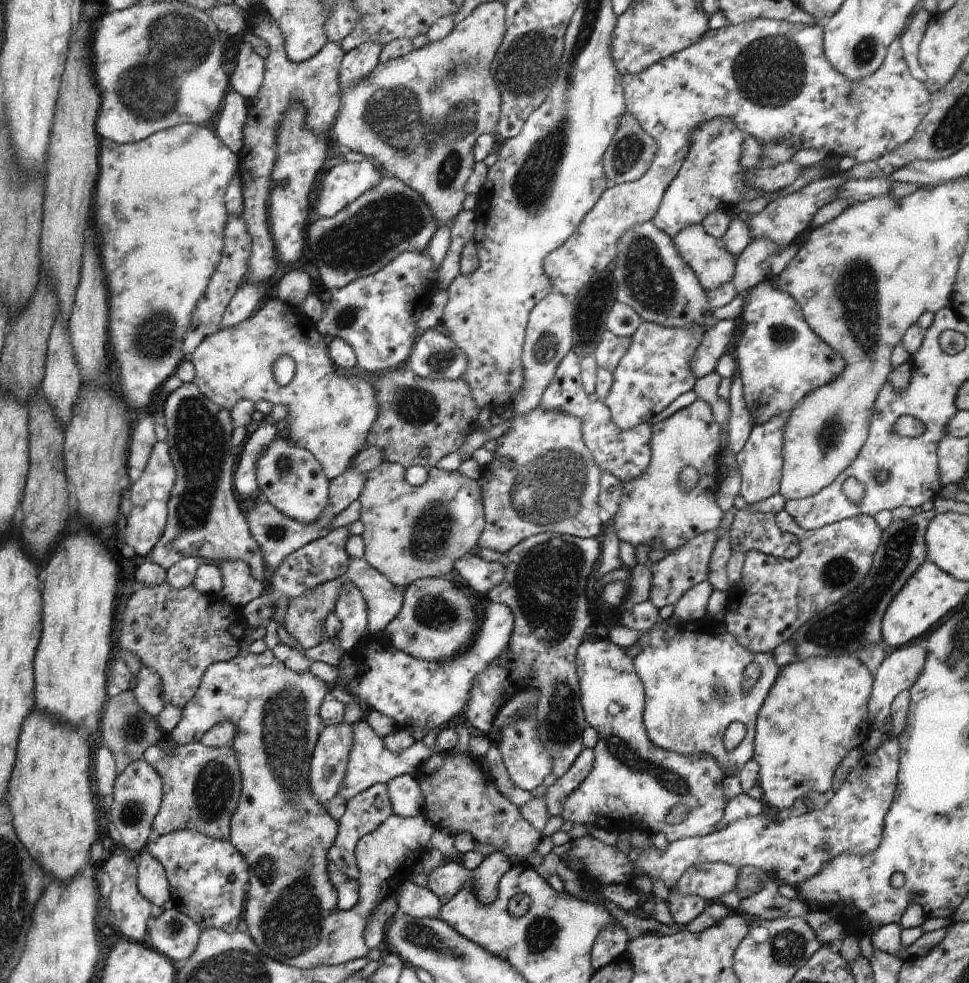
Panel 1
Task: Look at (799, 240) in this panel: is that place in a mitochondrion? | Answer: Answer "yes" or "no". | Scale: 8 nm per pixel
no

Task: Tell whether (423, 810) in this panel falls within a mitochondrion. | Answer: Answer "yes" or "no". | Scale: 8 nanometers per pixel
no

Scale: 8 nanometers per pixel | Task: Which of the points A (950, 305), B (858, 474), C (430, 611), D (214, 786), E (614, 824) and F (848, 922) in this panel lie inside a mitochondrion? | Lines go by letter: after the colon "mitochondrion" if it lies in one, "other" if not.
A: other
B: other
C: mitochondrion
D: mitochondrion
E: other
F: other

